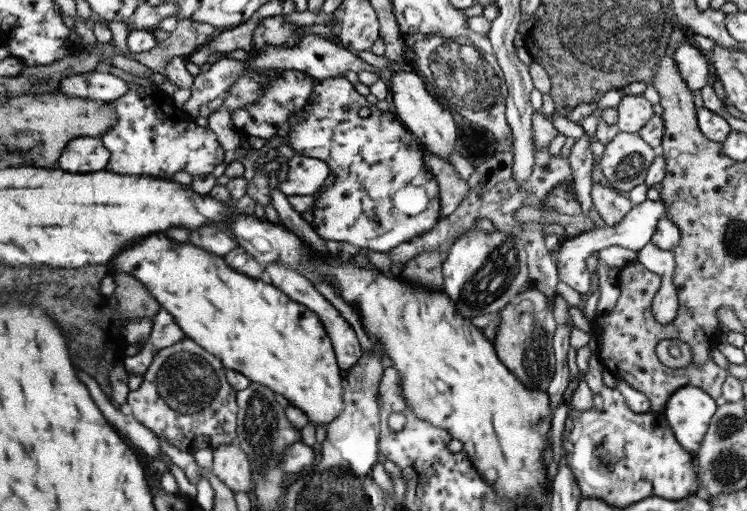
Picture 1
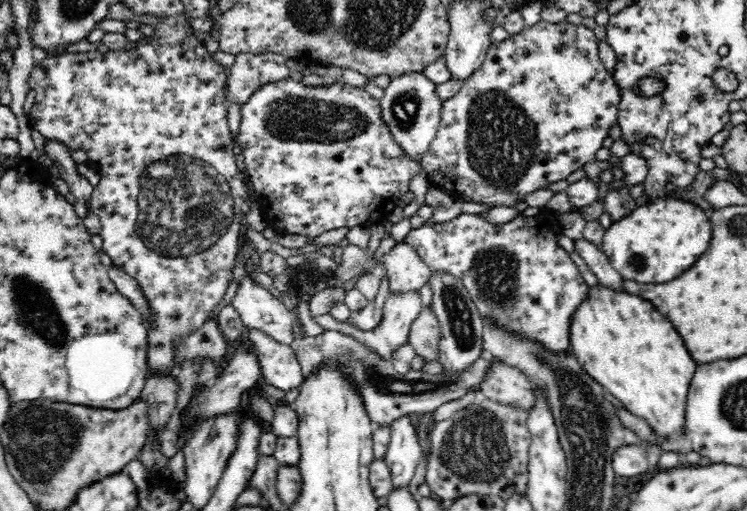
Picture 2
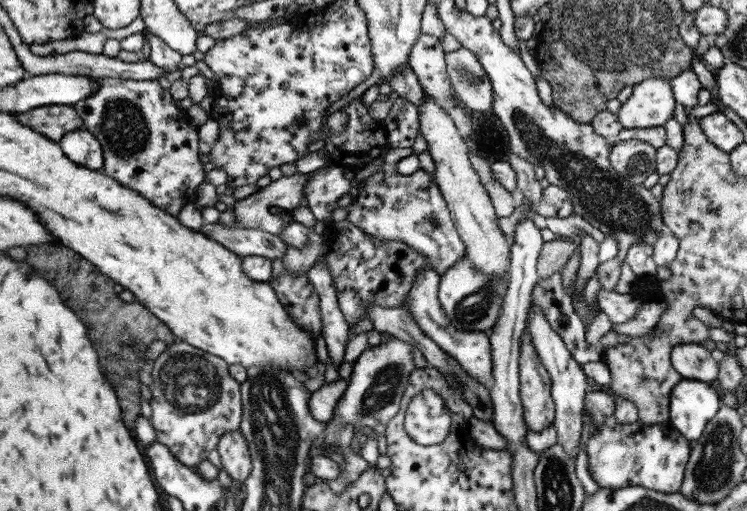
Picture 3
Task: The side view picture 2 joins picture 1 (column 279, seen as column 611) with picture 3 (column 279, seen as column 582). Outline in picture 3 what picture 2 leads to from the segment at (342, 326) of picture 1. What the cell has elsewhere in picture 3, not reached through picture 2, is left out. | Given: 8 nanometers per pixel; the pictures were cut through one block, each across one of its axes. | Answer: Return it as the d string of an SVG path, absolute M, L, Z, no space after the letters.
M217 221L202 223L199 232L233 251L240 258L255 255L273 261L285 254L286 244L279 237L259 229L225 227Z

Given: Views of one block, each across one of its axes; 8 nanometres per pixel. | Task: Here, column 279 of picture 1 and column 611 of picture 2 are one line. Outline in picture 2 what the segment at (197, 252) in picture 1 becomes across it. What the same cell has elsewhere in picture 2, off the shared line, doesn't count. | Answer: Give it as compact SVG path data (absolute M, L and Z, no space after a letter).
M600 284L590 288L590 296L580 304L572 318L570 344L571 353L582 365L583 371L622 403L628 412L650 426L655 438L661 438L663 442L678 440L686 434L686 400L696 372L696 362L684 346L682 336L662 314L652 308L650 302L628 292L614 292Z

